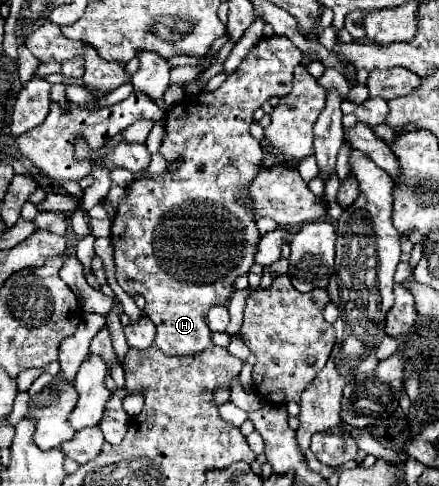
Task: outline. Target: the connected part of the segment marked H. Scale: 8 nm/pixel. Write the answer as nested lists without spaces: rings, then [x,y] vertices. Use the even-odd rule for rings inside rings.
[[[274,34],[270,38],[270,46],[264,46],[268,42],[260,42],[256,44],[254,48],[250,48],[248,56],[242,60],[242,64],[226,78],[226,82],[214,90],[214,92],[200,92],[200,94],[190,94],[186,98],[192,98],[192,100],[182,100],[178,102],[166,116],[166,136],[164,136],[164,142],[162,142],[162,148],[160,148],[160,154],[170,162],[174,162],[178,156],[182,156],[182,166],[178,168],[178,172],[170,172],[170,168],[166,170],[166,174],[160,174],[156,178],[144,178],[144,180],[134,180],[130,186],[128,186],[128,196],[120,202],[118,210],[116,210],[116,216],[112,220],[112,248],[114,248],[114,258],[116,258],[116,278],[118,278],[118,284],[122,286],[122,290],[130,296],[134,294],[142,294],[146,298],[146,308],[144,312],[148,314],[148,318],[156,324],[156,346],[168,354],[168,356],[196,356],[208,348],[212,348],[212,332],[210,328],[206,326],[206,314],[212,306],[216,304],[226,304],[234,292],[234,280],[242,274],[246,274],[250,270],[250,266],[254,264],[254,256],[256,256],[256,246],[260,242],[260,232],[256,228],[256,222],[254,218],[244,210],[242,206],[242,188],[248,186],[252,182],[252,178],[256,176],[256,172],[260,170],[260,164],[262,164],[262,148],[260,148],[260,142],[256,138],[252,138],[250,134],[250,124],[252,124],[252,112],[256,108],[260,108],[264,102],[268,102],[270,98],[278,96],[282,98],[284,94],[288,94],[292,90],[292,72],[294,72],[294,66],[300,64],[302,60],[302,52],[284,36],[278,36]]]

